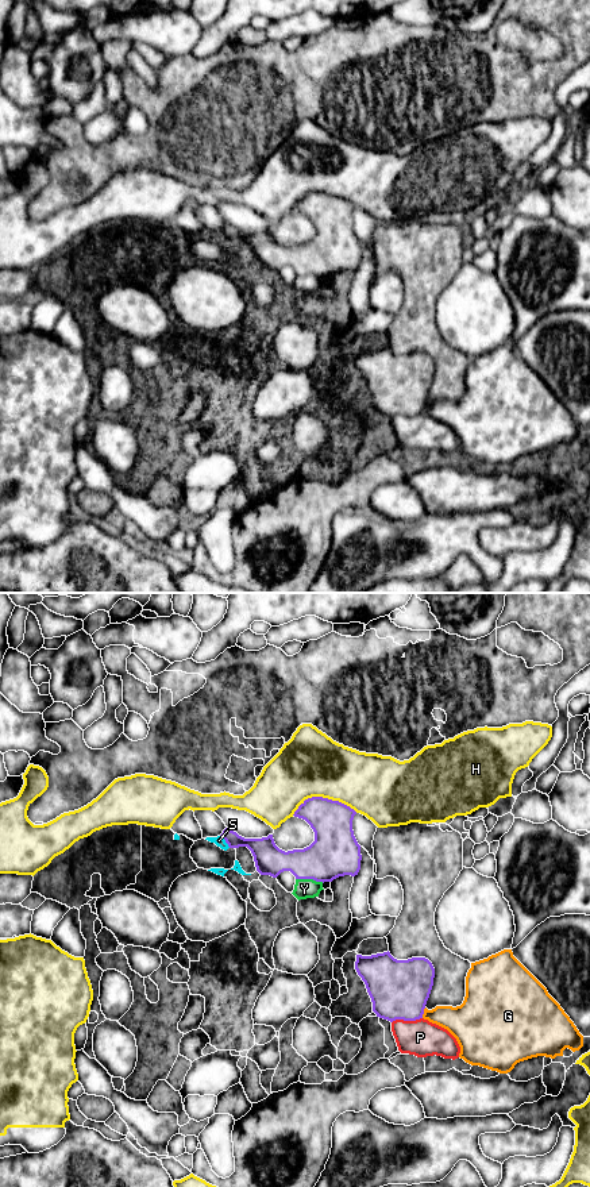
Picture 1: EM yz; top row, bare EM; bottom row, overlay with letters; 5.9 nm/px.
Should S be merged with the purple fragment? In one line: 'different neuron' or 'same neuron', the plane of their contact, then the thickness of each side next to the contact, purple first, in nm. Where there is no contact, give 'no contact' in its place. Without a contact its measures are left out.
different neuron | yz | 150/60 nm

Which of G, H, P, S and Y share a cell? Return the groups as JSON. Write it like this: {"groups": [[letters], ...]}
{"groups": [["G"], ["H"], ["P"], ["S"], ["Y"]]}

